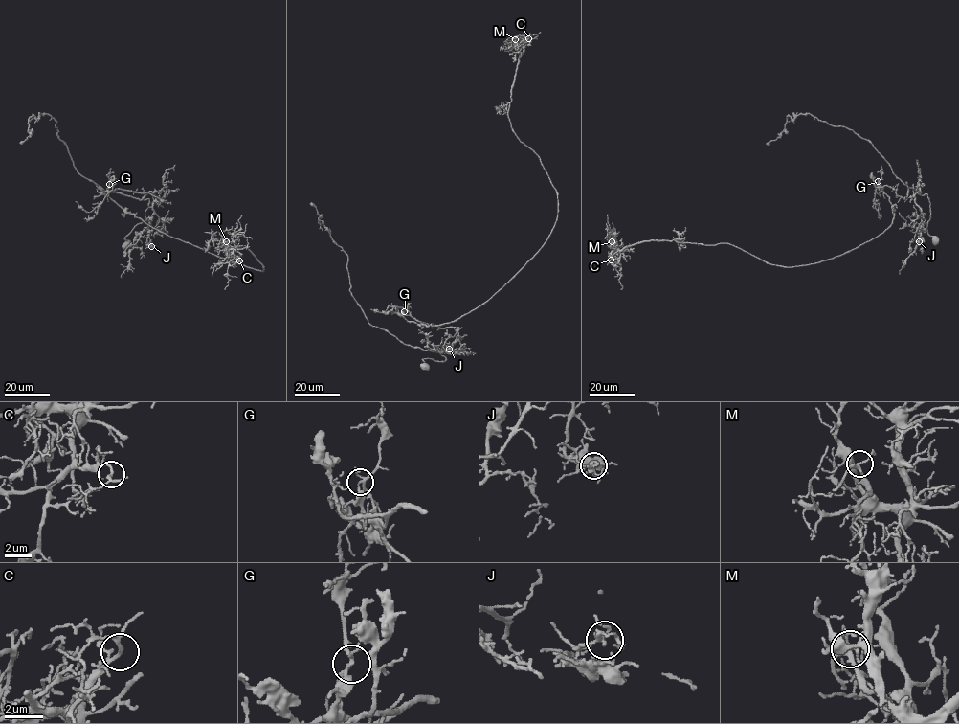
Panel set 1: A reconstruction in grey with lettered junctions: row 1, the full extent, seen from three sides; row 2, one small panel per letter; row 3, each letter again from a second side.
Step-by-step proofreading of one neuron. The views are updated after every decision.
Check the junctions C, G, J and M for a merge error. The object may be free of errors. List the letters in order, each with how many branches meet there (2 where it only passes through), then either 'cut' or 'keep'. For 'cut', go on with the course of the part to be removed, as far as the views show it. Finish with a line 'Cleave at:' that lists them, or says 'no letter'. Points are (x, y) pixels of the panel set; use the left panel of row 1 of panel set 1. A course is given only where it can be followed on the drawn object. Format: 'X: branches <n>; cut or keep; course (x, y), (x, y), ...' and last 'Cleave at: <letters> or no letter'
C: branches 3; keep
G: branches 3; cut; course (109, 184), (107, 194), (154, 228), (263, 271), (248, 248), (216, 244), (225, 241), (234, 249), (225, 288)
J: branches 3; keep
M: branches 3; keep
Cleave at: G

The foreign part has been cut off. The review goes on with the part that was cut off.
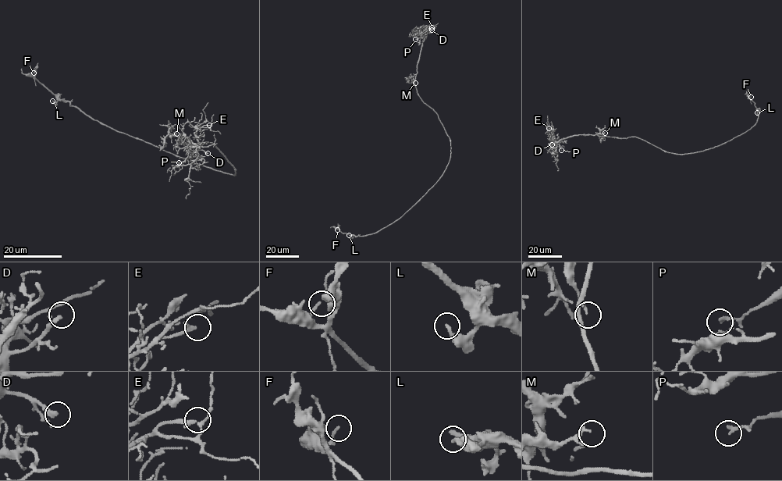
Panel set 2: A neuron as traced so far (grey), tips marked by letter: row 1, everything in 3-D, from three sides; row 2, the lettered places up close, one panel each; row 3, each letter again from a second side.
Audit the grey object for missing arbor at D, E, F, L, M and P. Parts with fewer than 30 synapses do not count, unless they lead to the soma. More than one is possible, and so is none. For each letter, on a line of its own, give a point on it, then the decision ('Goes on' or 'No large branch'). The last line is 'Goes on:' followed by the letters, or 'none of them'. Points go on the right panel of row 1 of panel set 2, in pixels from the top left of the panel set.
D: Place: (552, 144). Goes on
E: Place: (549, 128). No large branch
F: Place: (751, 97). No large branch
L: Place: (757, 112). No large branch
M: Place: (605, 133). No large branch
P: Place: (561, 150). No large branch
Goes on: D

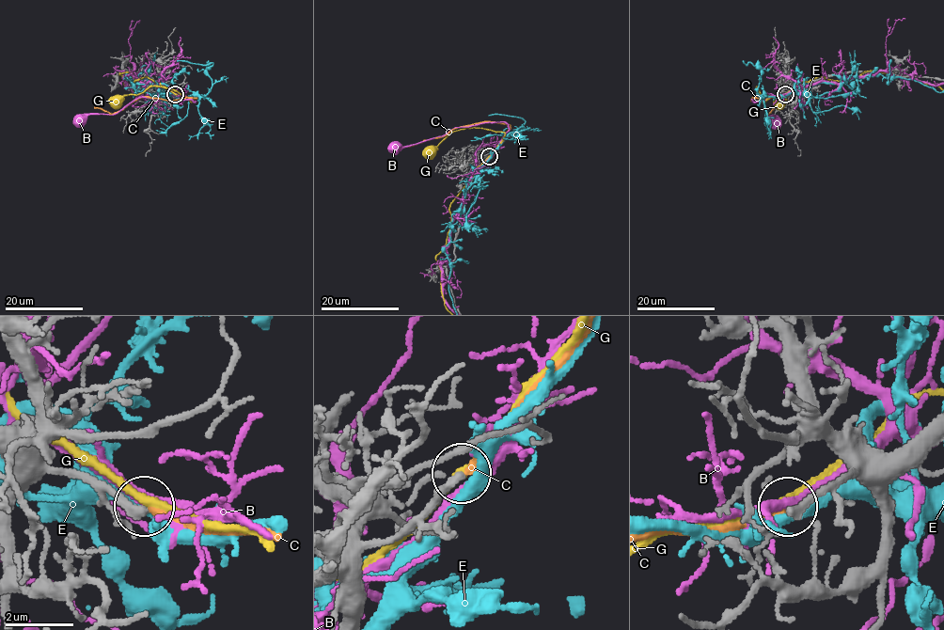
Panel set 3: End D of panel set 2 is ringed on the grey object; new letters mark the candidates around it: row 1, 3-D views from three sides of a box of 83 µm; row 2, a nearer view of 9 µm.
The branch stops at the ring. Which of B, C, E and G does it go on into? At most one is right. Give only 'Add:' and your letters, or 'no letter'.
Add: C

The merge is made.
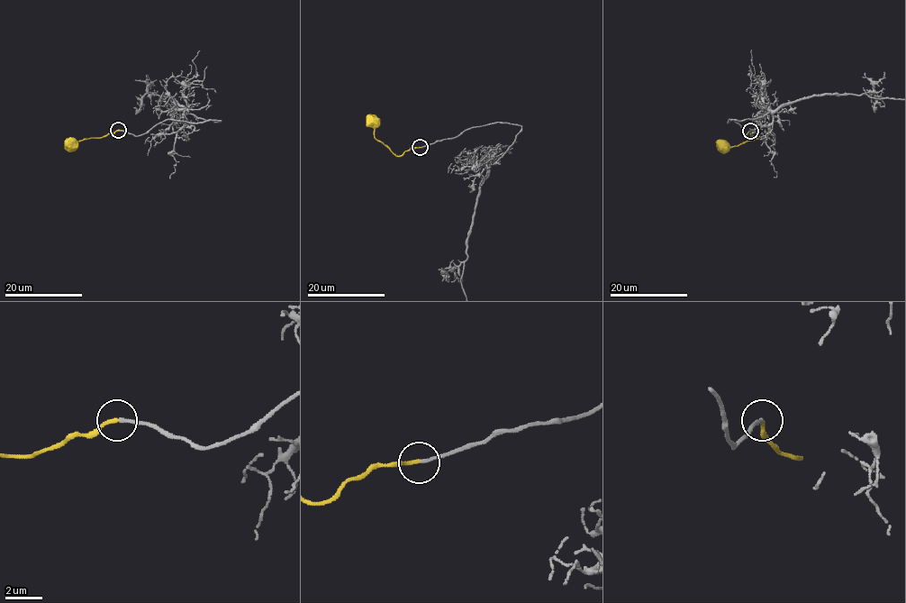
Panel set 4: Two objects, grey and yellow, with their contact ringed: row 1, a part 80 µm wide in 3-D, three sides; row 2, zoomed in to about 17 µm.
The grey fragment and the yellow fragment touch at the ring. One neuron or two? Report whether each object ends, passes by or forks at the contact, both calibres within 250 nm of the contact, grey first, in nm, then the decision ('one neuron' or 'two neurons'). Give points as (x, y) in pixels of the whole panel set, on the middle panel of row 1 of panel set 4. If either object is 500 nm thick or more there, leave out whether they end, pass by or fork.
grey ends | yellow ends | 190/200 nm | one neuron

